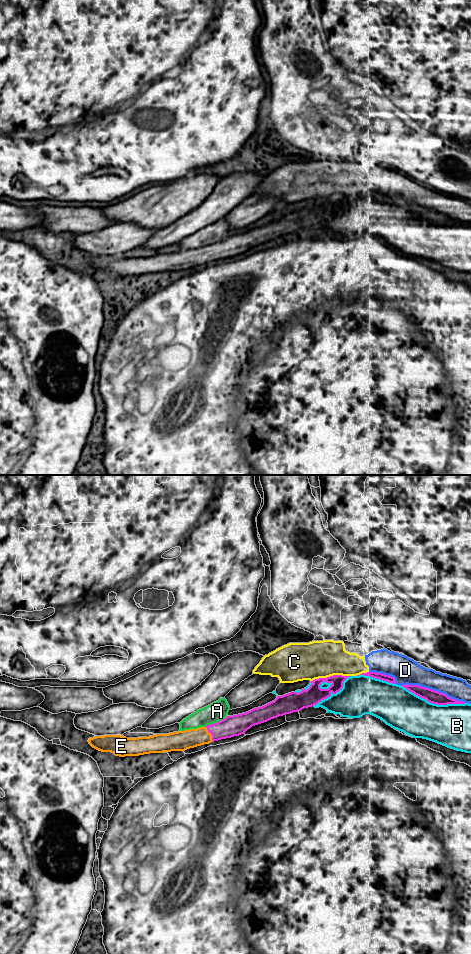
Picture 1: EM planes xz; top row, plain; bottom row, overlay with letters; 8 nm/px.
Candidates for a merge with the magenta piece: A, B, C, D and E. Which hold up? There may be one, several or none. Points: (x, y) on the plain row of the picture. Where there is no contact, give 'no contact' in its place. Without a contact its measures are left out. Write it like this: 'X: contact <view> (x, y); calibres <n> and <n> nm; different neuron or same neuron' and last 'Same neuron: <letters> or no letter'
A: contact xz (217, 242); calibres 170 and 160 nm; different neuron
B: contact xz (433, 223); calibres 110 and 340 nm; different neuron
C: contact xz (330, 196); calibres 150 and 300 nm; different neuron
D: contact xz (433, 210); calibres 110 and 190 nm; different neuron
E: contact xz (211, 254); calibres 170 and 160 nm; same neuron
Same neuron: E

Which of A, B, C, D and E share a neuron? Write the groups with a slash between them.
A / B / C D / E

